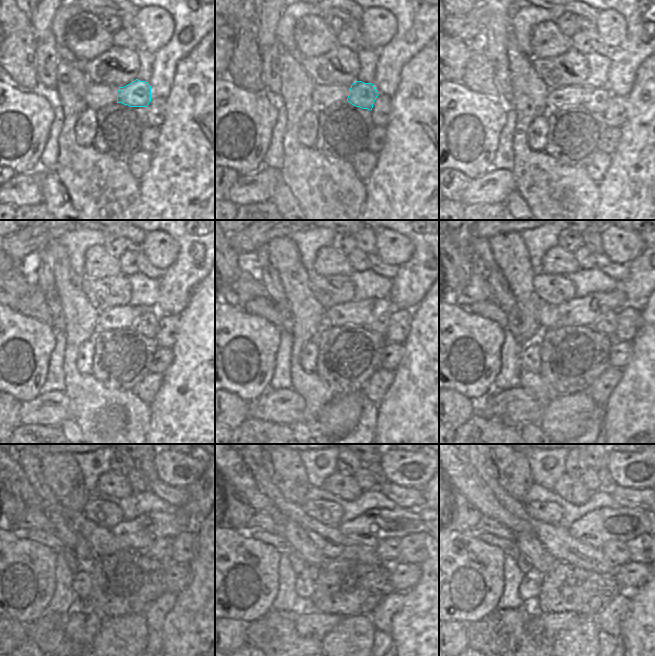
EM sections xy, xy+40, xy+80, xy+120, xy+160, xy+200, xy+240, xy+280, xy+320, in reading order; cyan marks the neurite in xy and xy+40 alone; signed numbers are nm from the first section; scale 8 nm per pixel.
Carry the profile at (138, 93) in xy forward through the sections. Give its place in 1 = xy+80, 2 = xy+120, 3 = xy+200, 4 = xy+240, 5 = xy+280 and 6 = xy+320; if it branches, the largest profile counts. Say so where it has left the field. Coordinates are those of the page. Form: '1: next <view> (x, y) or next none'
1: next xy+80 (597, 100)
2: next xy+120 (148, 324)
3: next xy+200 (607, 325)
4: next xy+240 (162, 550)
5: next xy+280 (389, 549)
6: next xy+320 (617, 552)

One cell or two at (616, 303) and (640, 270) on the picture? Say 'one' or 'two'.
two

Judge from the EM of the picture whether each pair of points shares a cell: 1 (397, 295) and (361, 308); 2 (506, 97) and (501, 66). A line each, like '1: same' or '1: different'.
1: different
2: same

